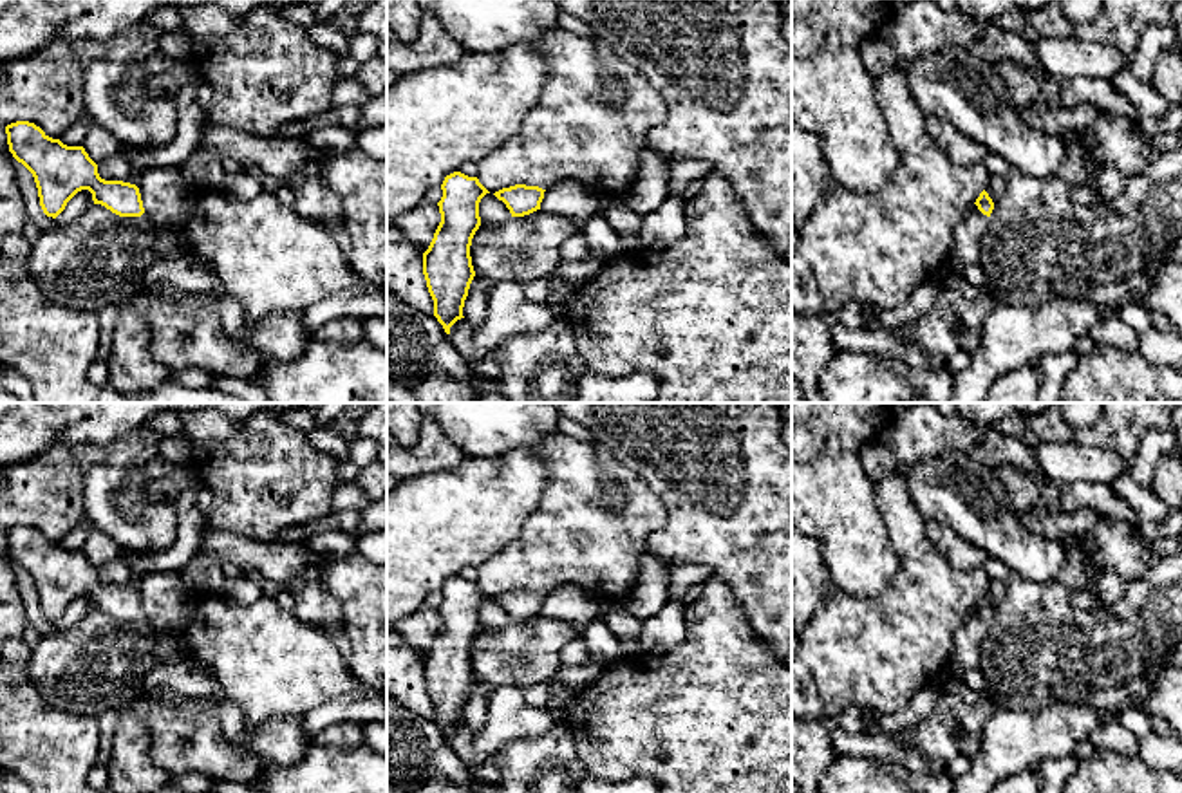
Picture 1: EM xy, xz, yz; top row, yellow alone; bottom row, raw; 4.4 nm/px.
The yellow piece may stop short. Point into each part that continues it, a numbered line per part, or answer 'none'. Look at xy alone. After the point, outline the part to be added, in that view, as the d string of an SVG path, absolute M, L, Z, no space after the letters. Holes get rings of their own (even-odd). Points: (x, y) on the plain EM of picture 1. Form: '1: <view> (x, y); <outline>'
none

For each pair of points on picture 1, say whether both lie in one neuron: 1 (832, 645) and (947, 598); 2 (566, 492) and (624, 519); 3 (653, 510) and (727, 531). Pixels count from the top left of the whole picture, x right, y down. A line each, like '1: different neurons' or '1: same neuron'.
1: same neuron
2: same neuron
3: different neurons

